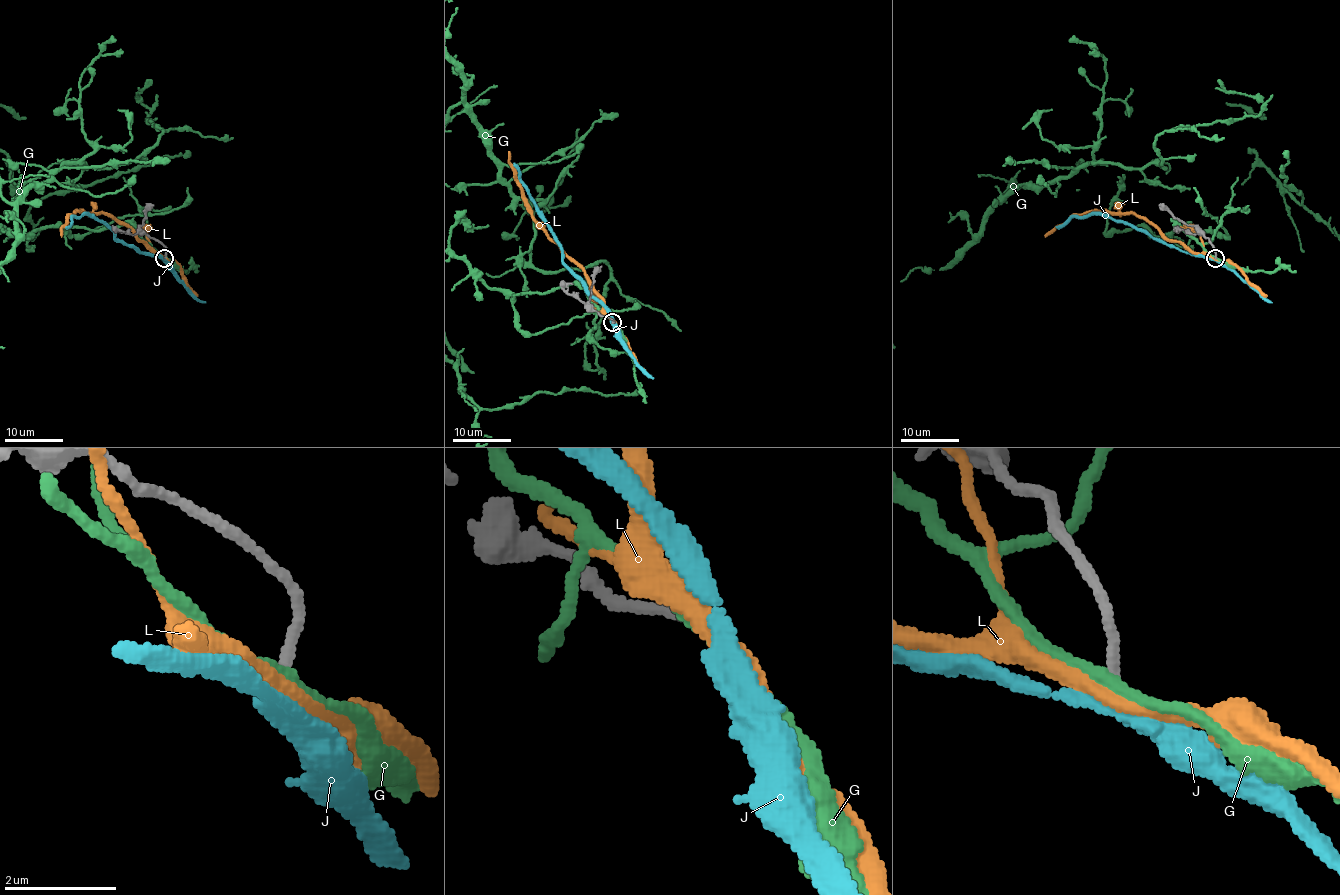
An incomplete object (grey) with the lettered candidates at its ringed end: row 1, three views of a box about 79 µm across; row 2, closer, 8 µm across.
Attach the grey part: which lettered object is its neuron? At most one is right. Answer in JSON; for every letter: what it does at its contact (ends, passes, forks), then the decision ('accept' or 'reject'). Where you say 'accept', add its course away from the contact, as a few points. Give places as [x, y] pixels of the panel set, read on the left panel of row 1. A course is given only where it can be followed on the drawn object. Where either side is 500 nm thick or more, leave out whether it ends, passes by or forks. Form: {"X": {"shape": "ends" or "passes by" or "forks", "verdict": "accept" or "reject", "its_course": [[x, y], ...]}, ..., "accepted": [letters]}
{"G": {"shape": "passes by", "verdict": "reject"}, "J": {"shape": "passes by", "verdict": "accept", "its_course": [[165, 257], [155, 257], [117, 240], [103, 222], [90, 214], [72, 217], [71, 224], [65, 227]]}, "L": {"shape": "passes by", "verdict": "reject"}, "accepted": ["J"]}

